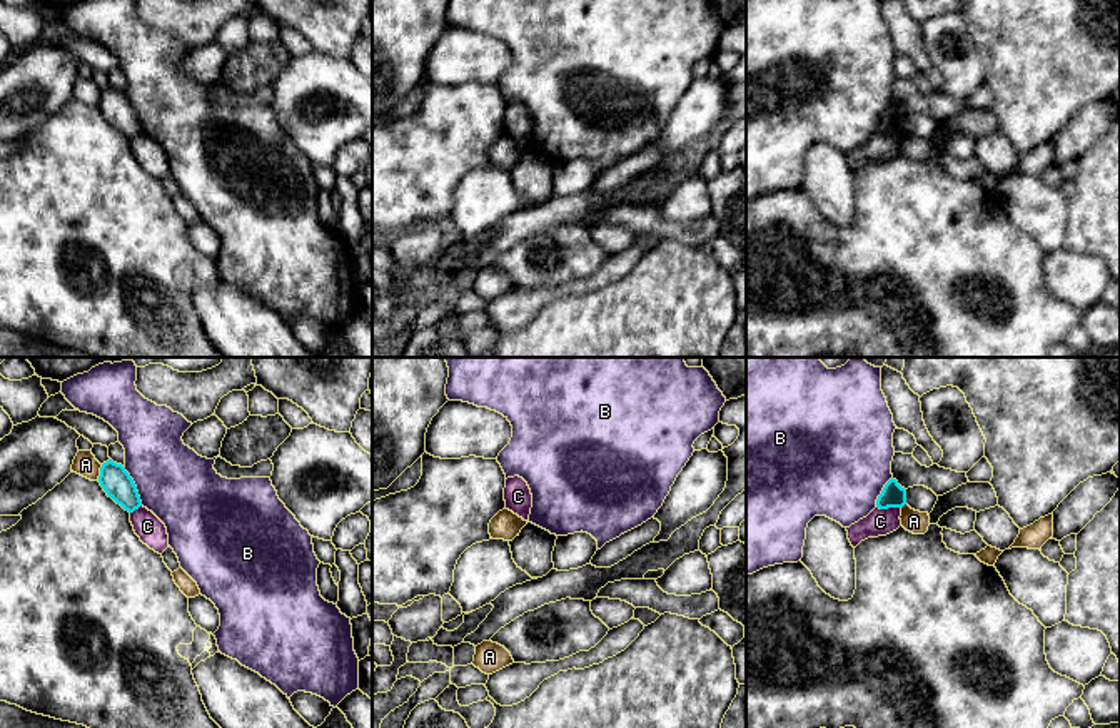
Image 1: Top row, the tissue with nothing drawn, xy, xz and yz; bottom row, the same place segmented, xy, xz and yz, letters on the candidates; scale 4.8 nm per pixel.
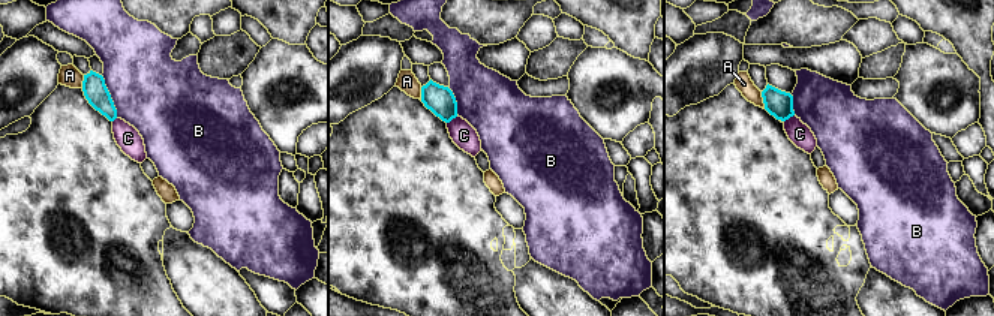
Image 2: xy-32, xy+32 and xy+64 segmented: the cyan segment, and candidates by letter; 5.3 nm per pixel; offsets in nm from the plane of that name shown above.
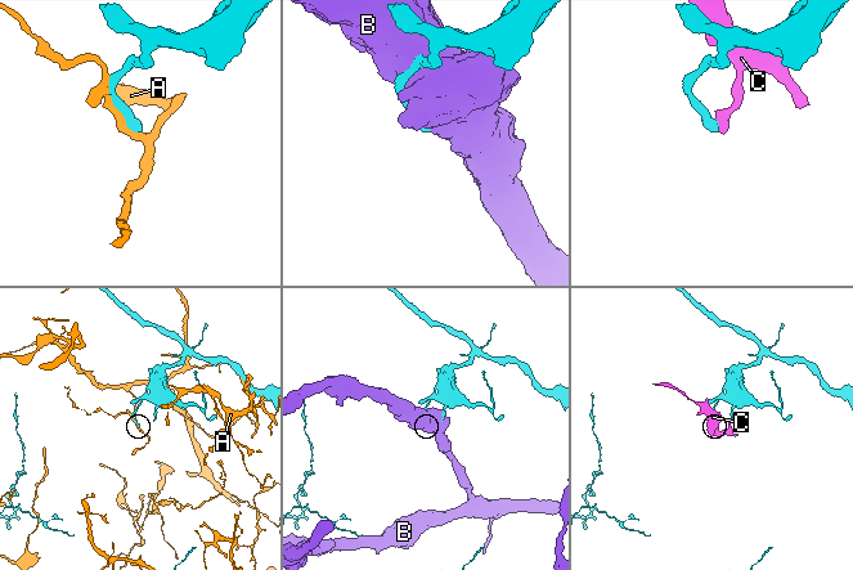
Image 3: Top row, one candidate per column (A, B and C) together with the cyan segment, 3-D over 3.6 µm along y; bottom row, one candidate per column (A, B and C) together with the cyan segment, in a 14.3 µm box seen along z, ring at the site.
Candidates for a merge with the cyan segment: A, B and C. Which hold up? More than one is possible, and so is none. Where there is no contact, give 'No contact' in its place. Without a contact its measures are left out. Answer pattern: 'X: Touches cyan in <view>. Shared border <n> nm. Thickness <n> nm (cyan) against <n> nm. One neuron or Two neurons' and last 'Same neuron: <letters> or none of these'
A: Touches cyan in xy. Shared border 80 nm. Thickness 140 nm (cyan) against 120 nm. Two neurons
B: Touches cyan in xy. Shared border 220 nm. Thickness 140 nm (cyan) against 360 nm. Two neurons
C: Touches cyan in yz. Shared border 120 nm. Thickness 110 nm (cyan) against 130 nm. Two neurons
Same neuron: none of these

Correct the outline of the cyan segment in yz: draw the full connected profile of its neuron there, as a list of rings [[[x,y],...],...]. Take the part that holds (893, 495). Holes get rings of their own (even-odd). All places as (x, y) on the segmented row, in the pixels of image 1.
[[[890,479],[876,499],[876,508],[903,508],[906,504],[906,489],[896,479]]]

